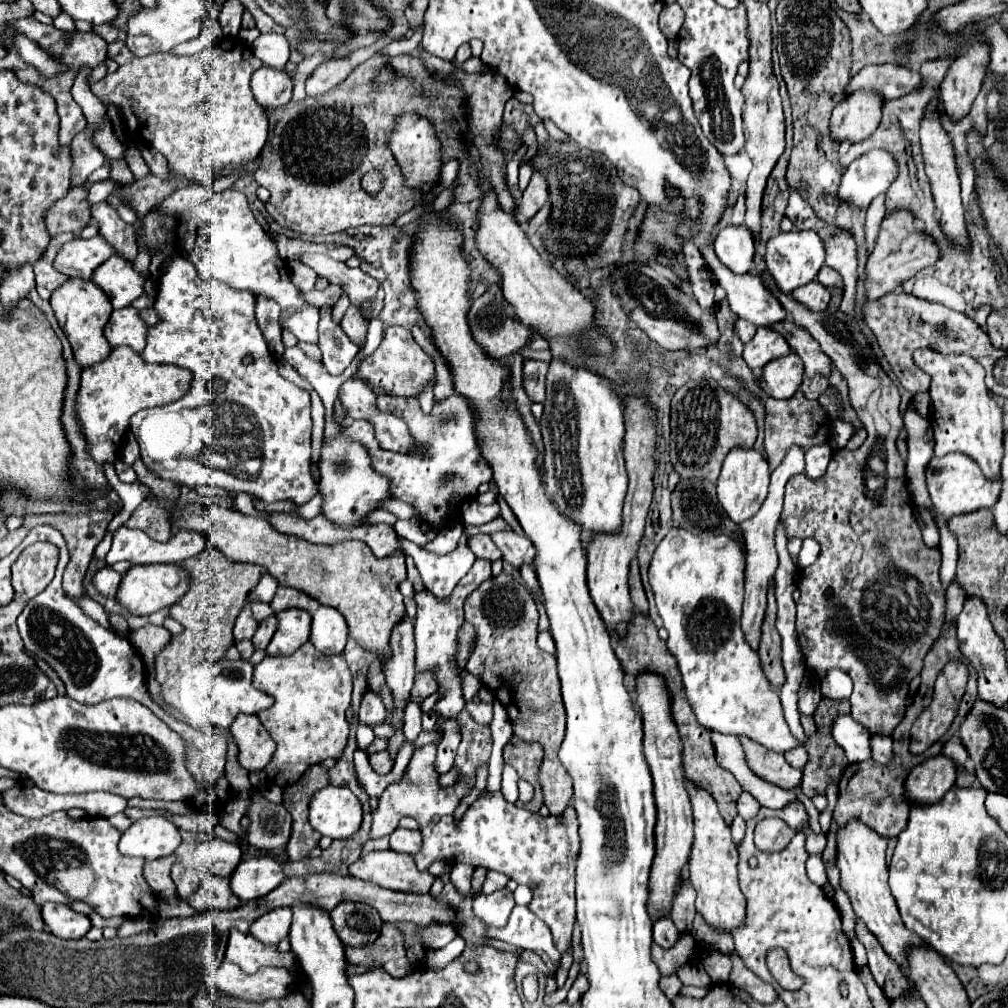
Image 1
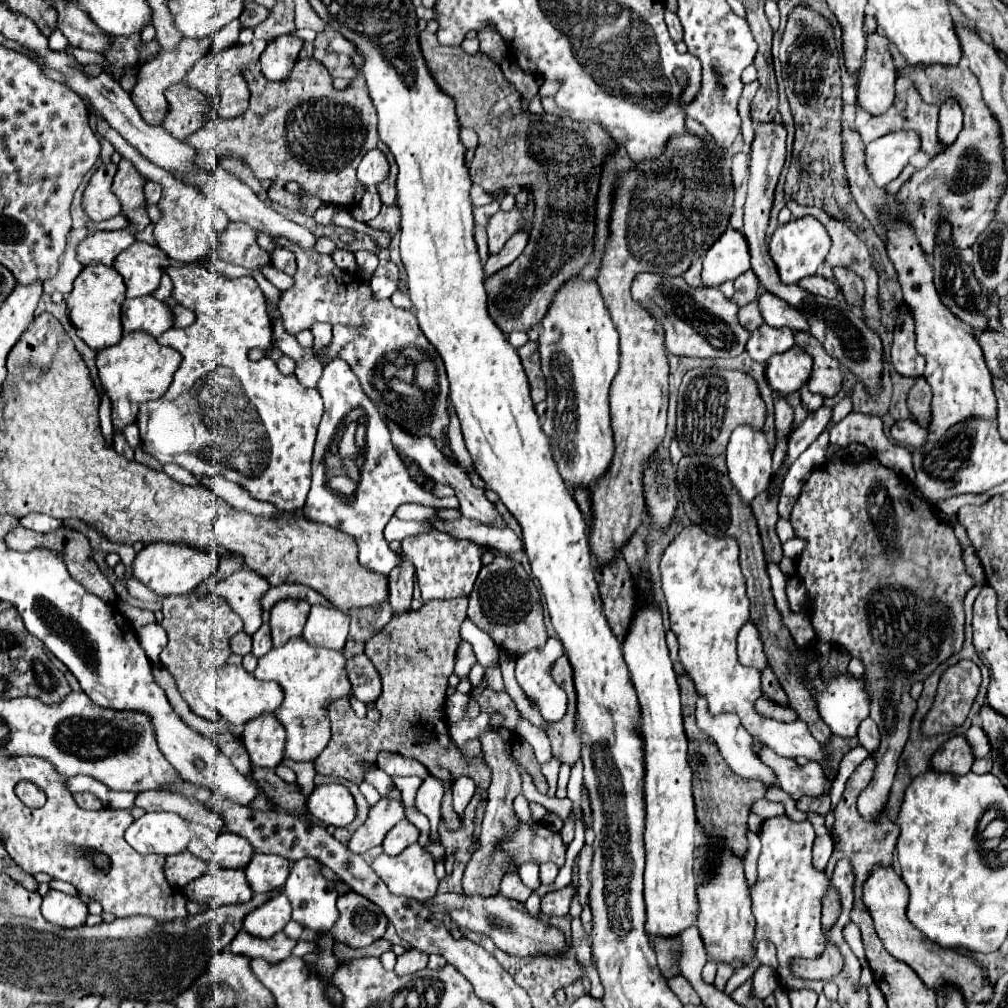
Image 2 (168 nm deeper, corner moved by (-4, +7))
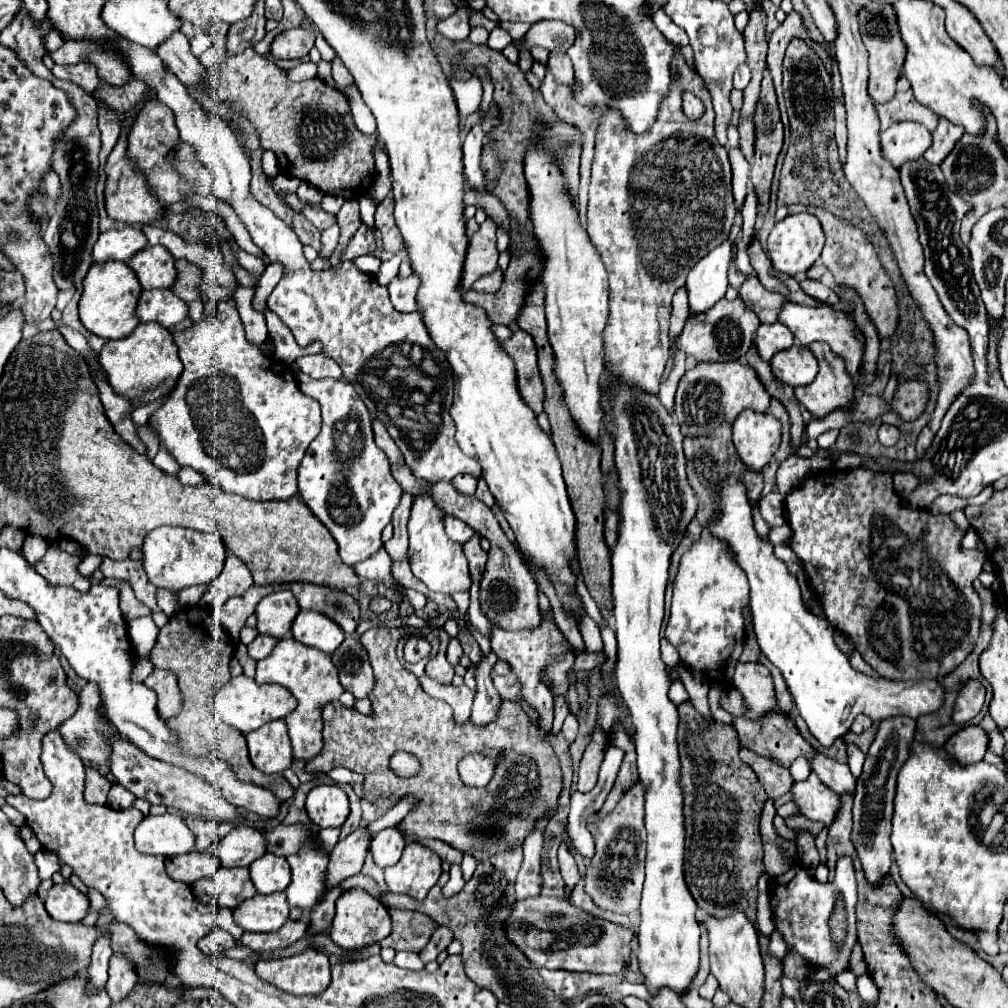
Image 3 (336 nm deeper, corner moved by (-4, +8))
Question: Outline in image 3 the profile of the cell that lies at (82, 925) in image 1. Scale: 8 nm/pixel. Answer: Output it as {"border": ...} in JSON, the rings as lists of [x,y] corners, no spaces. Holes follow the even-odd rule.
{"border":[[[53,884],[45,898],[45,910],[59,922],[81,922],[89,914],[89,898],[73,884]]]}

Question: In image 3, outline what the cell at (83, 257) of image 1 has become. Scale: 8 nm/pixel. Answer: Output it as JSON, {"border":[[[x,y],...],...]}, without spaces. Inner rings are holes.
{"border":[[[125,226],[121,230],[107,230],[99,236],[93,248],[95,262],[129,260],[147,246],[147,238],[139,226]]]}

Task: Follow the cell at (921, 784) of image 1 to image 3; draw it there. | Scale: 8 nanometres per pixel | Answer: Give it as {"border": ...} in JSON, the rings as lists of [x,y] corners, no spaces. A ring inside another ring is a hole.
{"border":[[[965,726],[945,742],[945,750],[961,764],[981,762],[987,746],[989,736],[981,726]]]}

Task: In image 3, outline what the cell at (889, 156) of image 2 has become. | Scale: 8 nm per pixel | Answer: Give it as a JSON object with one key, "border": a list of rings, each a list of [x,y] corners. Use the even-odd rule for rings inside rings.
{"border":[[[897,122],[881,132],[883,156],[899,168],[903,162],[917,160],[931,146],[931,132],[919,122]]]}

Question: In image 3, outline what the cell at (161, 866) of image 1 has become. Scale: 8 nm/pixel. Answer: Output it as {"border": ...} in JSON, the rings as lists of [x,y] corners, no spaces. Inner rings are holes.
{"border":[[[189,852],[177,858],[167,858],[167,872],[173,880],[193,884],[209,874],[215,874],[219,860],[209,852]]]}

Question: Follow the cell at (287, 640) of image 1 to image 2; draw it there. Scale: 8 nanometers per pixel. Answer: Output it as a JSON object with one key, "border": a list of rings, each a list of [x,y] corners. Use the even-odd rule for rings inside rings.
{"border":[[[283,599],[271,609],[271,637],[273,647],[283,647],[289,639],[301,637],[305,619],[309,615],[309,603],[301,599]]]}

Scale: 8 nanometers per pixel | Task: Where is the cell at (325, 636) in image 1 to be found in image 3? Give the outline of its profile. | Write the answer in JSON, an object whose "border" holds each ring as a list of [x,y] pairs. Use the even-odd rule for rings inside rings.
{"border":[[[313,610],[297,614],[297,618],[293,620],[293,626],[291,626],[291,636],[297,642],[323,650],[327,654],[337,650],[337,646],[345,640],[343,630],[335,622],[331,622],[329,618],[325,618],[323,614],[317,614]]]}

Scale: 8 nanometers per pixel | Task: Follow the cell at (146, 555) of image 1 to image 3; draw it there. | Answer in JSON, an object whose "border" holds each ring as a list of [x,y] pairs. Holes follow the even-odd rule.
{"border":[[[87,554],[83,560],[81,560],[81,566],[79,566],[79,574],[81,576],[85,576],[85,578],[91,578],[93,576],[93,572],[101,566],[101,556],[97,556],[97,554]]]}

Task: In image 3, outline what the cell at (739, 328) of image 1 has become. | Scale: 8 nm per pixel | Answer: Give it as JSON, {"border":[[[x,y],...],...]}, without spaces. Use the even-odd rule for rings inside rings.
{"border":[[[749,276],[741,284],[739,296],[751,310],[755,310],[761,324],[775,324],[777,314],[781,312],[781,306],[785,304],[785,298],[781,294],[777,294],[777,292],[765,290],[761,286],[761,282],[757,280],[757,276]]]}

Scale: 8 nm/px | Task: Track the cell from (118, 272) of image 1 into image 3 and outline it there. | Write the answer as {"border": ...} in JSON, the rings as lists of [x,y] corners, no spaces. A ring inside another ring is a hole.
{"border":[[[149,246],[137,252],[127,264],[137,274],[143,290],[171,288],[177,278],[175,258],[163,246]]]}

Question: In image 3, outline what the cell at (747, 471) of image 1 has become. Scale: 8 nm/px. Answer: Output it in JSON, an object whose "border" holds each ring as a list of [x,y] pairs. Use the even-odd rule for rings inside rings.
{"border":[[[743,410],[733,422],[733,444],[745,466],[761,472],[781,444],[781,422],[771,412]]]}

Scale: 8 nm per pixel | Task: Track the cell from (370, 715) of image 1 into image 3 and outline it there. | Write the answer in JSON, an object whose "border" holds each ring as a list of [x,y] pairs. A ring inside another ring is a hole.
{"border":[[[347,636],[343,644],[331,654],[331,658],[339,670],[341,686],[355,698],[367,698],[375,680],[363,644],[357,638]]]}

